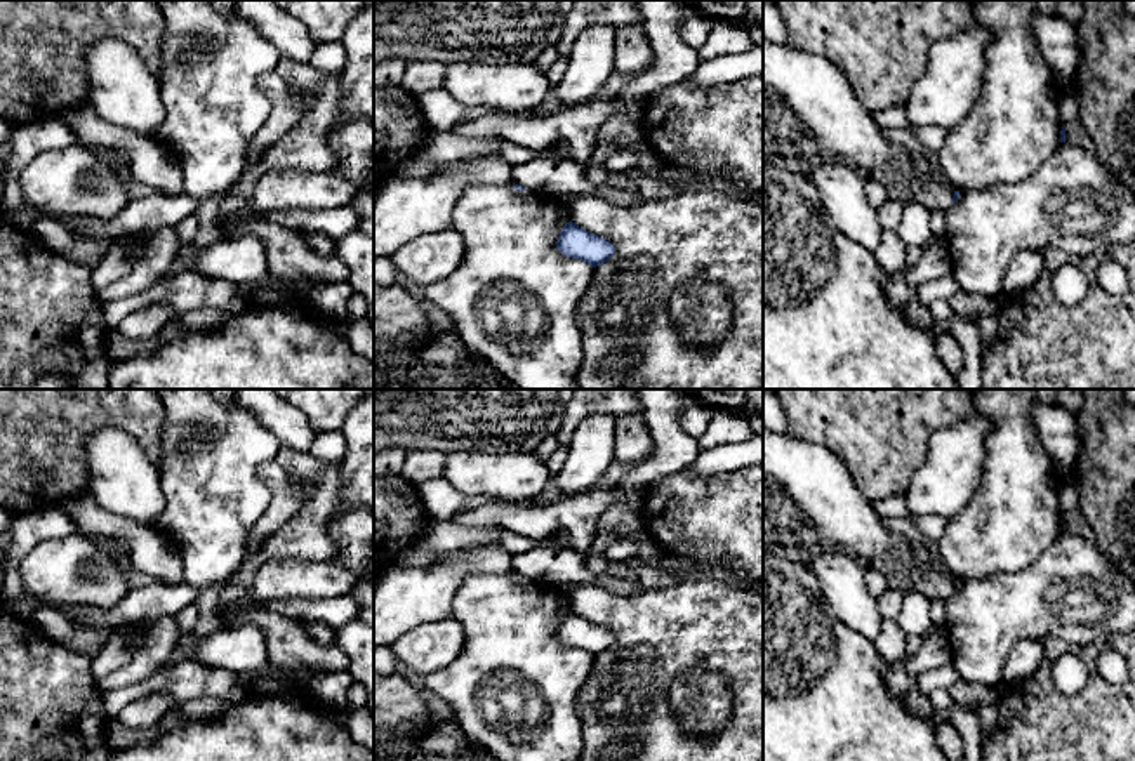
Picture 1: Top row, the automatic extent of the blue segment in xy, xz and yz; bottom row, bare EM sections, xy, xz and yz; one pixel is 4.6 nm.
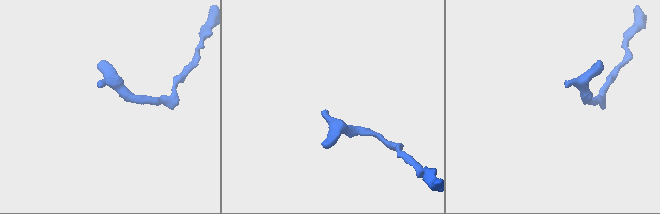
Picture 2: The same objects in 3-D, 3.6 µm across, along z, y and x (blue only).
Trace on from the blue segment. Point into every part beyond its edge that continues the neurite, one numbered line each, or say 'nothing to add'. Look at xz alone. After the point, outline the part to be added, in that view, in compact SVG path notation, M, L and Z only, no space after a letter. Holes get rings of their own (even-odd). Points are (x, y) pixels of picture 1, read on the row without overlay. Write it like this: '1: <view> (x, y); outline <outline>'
nothing to add

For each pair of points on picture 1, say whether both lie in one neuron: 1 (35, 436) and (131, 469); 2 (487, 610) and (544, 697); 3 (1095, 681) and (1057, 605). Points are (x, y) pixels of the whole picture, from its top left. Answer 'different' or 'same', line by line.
1: different
2: same
3: different

